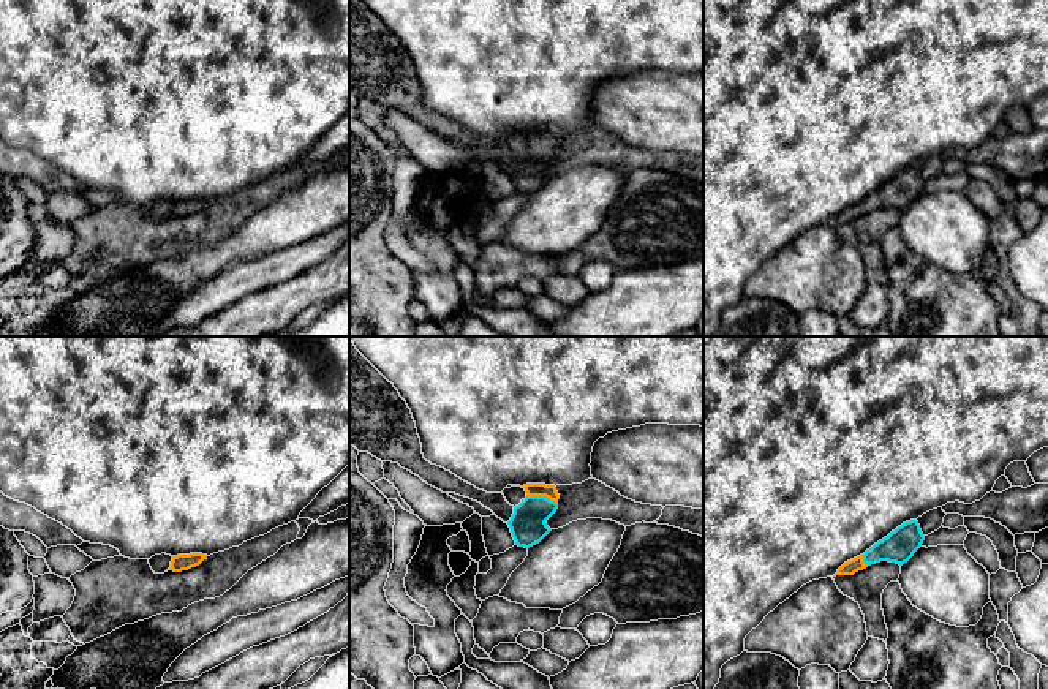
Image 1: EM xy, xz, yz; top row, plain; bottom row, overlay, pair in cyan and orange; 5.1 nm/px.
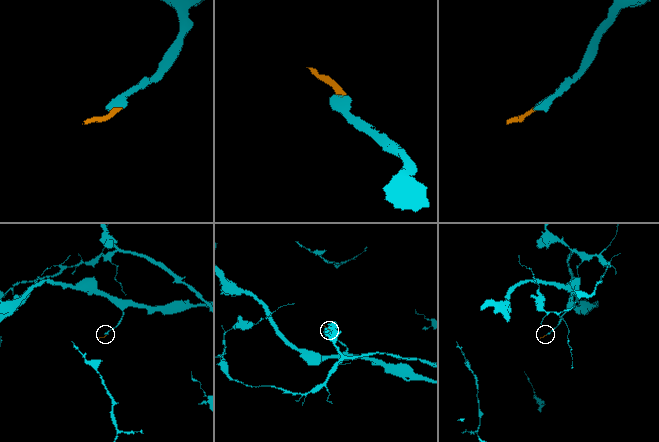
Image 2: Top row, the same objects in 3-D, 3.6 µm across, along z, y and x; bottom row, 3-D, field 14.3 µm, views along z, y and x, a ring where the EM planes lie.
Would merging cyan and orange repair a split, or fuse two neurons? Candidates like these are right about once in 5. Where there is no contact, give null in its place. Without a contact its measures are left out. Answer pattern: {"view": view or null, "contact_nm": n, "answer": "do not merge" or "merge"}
{"view": "xz", "contact_nm": 170, "answer": "merge"}

